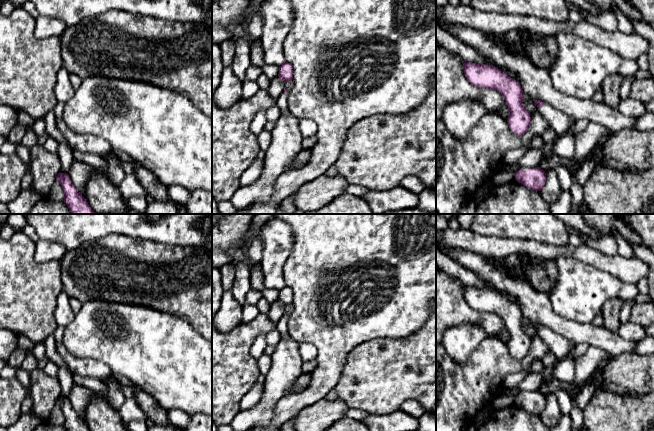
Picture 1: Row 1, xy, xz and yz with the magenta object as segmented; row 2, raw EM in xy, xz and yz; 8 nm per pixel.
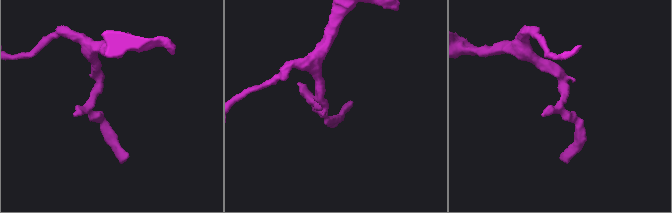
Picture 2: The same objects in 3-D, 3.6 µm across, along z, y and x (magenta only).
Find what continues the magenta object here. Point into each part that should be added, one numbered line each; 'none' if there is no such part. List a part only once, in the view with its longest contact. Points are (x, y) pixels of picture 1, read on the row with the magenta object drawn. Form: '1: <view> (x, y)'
1: yz (559, 121)

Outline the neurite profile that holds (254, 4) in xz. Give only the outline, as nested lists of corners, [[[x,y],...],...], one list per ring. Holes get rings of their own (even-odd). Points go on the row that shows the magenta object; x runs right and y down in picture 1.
[[[251,0],[250,1],[246,21],[248,21],[250,17],[255,13],[255,11],[260,7],[260,4],[262,3],[262,1],[263,0]]]

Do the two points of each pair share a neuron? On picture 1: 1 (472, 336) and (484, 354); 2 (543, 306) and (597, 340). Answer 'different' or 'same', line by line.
1: different
2: same

